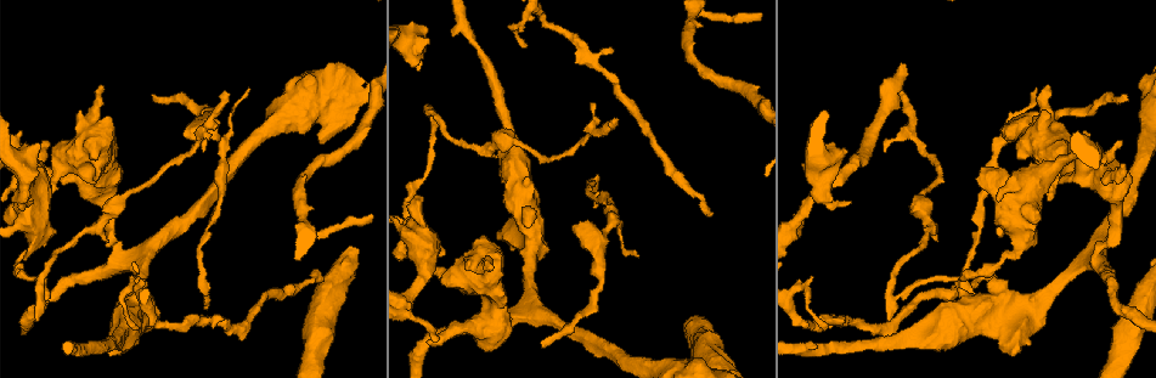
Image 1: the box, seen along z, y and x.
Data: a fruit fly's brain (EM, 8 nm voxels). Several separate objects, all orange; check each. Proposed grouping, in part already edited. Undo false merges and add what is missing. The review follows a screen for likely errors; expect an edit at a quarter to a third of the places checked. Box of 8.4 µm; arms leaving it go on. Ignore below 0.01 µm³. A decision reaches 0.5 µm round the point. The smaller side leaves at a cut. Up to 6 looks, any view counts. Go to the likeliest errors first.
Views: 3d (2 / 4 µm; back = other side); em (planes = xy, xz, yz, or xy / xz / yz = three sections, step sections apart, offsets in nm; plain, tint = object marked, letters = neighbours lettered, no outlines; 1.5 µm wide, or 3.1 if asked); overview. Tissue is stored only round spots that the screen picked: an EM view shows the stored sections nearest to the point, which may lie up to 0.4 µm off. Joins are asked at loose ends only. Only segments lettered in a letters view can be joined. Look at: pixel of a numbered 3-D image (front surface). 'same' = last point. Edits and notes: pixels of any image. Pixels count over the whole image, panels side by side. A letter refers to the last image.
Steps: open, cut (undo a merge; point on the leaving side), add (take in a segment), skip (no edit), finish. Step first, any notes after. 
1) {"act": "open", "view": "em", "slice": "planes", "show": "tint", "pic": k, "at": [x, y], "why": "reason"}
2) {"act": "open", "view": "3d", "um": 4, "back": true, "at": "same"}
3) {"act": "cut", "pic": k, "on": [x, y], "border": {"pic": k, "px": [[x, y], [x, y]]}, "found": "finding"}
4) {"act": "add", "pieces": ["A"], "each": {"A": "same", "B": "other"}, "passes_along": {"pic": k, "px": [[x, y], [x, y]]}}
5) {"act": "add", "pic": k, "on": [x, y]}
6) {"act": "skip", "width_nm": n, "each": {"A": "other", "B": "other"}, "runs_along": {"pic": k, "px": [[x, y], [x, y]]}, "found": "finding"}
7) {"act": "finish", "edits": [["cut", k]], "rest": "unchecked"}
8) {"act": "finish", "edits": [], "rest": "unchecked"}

{"act": "open", "view": "3d", "um": 2, "pic": 1, "at": [420, 69], "why": "branch stops here"}

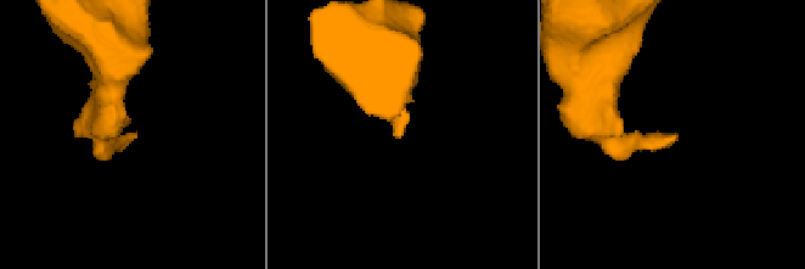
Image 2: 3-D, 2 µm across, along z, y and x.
{"act": "open", "view": "em", "slice": "planes", "show": "letters", "pic": 2, "at": [128, 133], "why": "shape alone is not enough"}

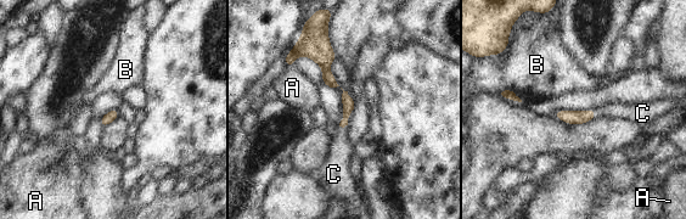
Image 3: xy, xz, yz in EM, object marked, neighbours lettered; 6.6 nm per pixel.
{"act": "add", "pieces": ["C"], "each": {"A": "other", "B": "other", "C": "same"}, "passes_along": {"pic": 3, "px": [[348, 102], [342, 127], [336, 163]]}, "found": "the neuron continues"}

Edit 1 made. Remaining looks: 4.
{"act": "open", "view": "overview", "why": "see it whole again"}

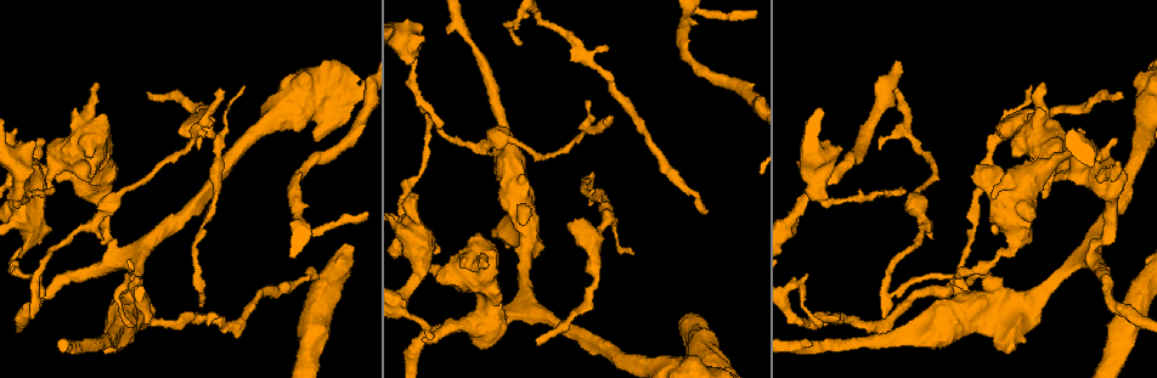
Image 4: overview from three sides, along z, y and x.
{"act": "open", "view": "3d", "um": 2, "pic": 4, "at": [1119, 164], "why": "free end"}

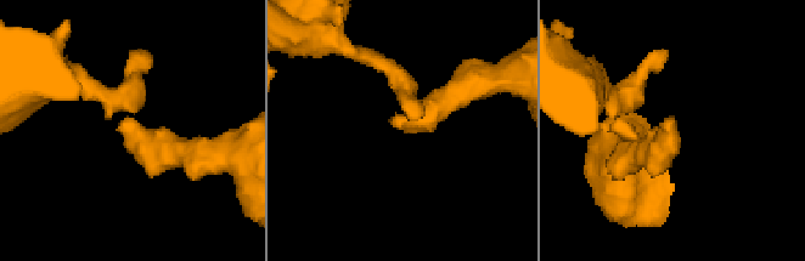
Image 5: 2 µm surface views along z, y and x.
{"act": "open", "view": "em", "slice": "yz", "step": 4, "show": "tint", "pic": 5, "at": [125, 119]}

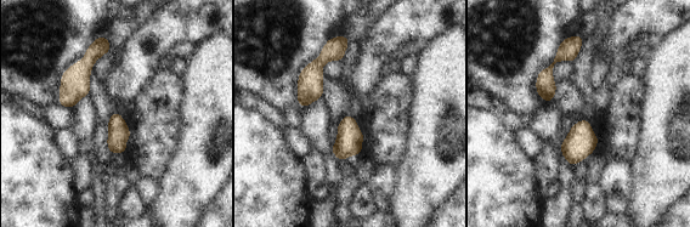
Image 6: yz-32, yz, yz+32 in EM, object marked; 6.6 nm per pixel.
{"act": "open", "view": "em", "slice": "planes", "show": "letters", "at": "same", "why": "cut it another way"}

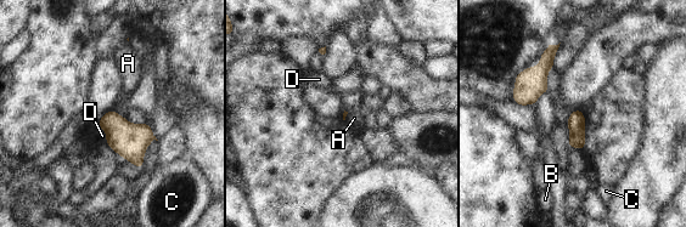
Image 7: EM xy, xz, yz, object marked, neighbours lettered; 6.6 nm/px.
{"act": "skip", "each": {"A": "other", "B": "other", "C": "other", "D": "other"}, "border": {"pic": 7, "px": [[113, 109], [124, 118]]}, "found": "none of them fits"}

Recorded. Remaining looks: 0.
{"act": "finish", "edits": [["add", 3]], "rest": "unchecked"}

